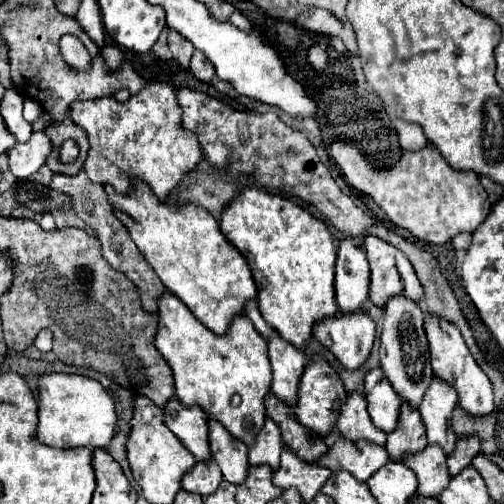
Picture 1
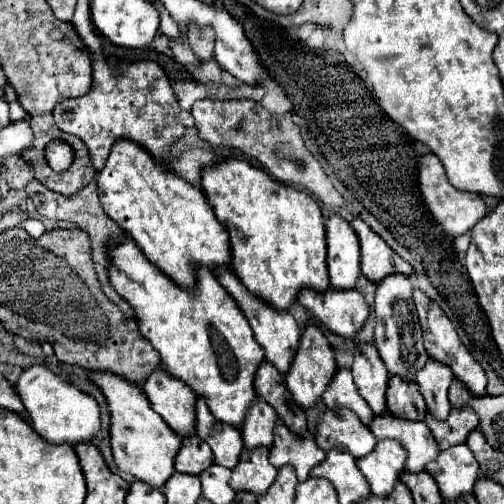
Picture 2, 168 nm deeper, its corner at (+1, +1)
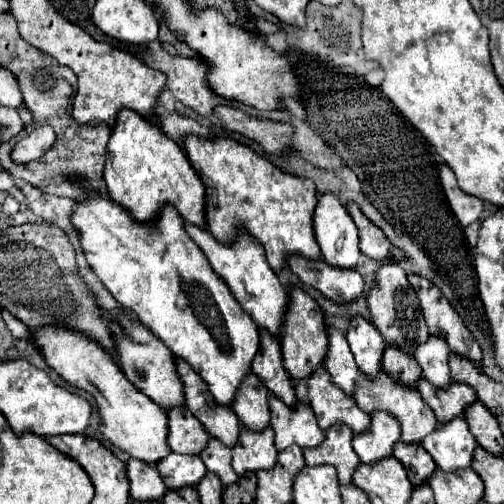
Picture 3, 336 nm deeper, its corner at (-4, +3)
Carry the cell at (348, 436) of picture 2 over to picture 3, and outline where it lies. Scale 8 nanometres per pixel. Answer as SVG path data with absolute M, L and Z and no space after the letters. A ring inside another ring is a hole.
M324 364L318 366L308 376L308 398L310 406L316 412L316 420L322 430L330 428L332 424L340 422L350 426L356 434L364 432L370 426L370 416L354 404L354 398L342 392L326 372Z

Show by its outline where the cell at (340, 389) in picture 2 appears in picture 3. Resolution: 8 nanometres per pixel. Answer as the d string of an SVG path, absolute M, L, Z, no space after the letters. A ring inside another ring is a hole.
M328 326L326 332L328 332L328 352L326 352L324 366L328 368L332 382L352 396L356 376L358 376L358 366L354 362L346 336L334 326Z

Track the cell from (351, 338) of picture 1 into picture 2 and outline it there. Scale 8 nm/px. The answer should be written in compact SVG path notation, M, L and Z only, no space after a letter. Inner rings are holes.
M303 290L299 304L305 306L329 332L341 338L353 338L369 318L369 306L357 290L333 290L323 294Z

